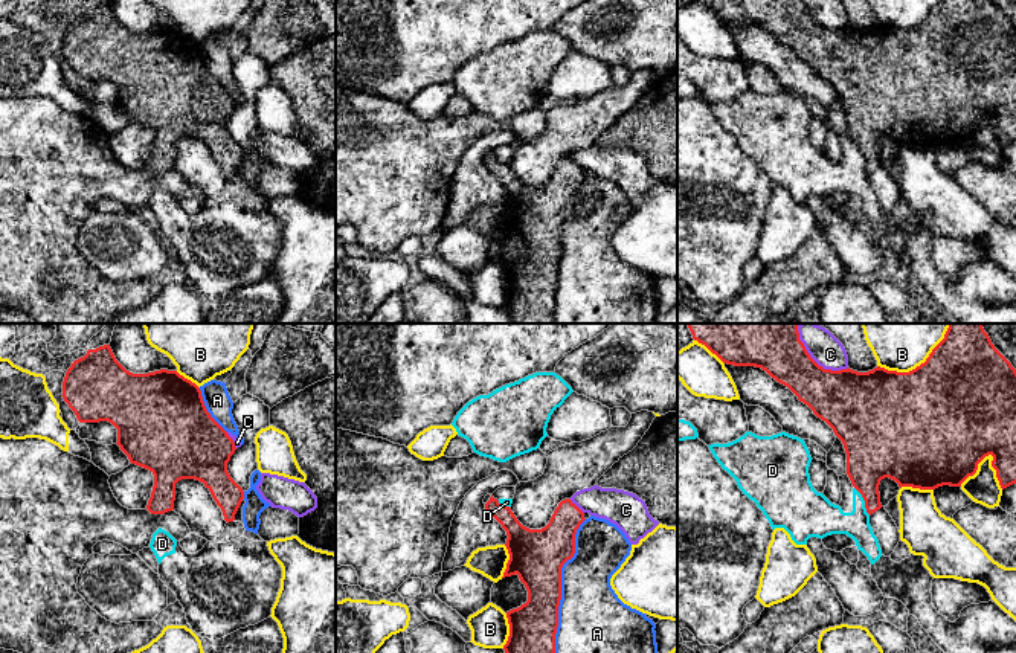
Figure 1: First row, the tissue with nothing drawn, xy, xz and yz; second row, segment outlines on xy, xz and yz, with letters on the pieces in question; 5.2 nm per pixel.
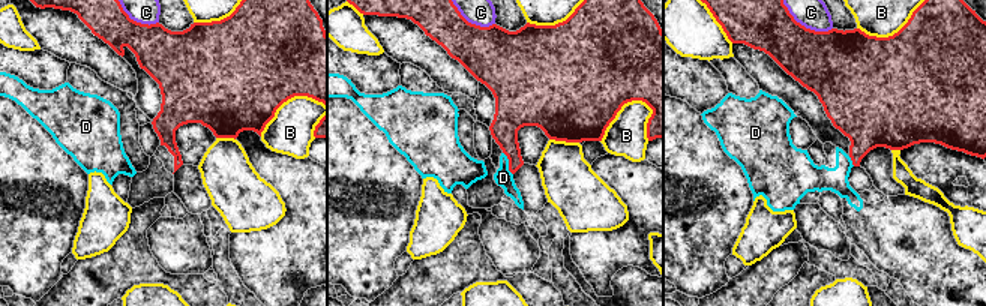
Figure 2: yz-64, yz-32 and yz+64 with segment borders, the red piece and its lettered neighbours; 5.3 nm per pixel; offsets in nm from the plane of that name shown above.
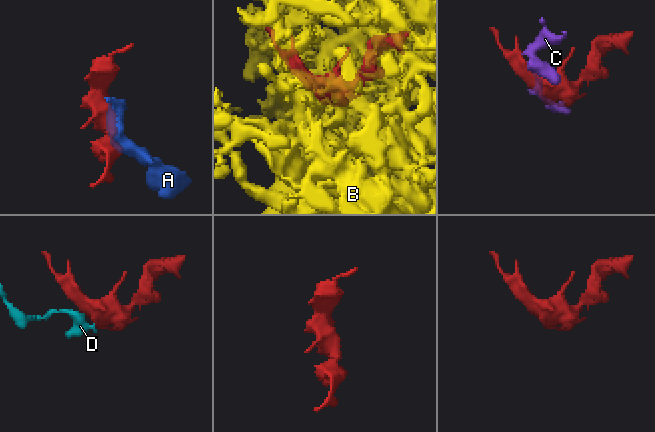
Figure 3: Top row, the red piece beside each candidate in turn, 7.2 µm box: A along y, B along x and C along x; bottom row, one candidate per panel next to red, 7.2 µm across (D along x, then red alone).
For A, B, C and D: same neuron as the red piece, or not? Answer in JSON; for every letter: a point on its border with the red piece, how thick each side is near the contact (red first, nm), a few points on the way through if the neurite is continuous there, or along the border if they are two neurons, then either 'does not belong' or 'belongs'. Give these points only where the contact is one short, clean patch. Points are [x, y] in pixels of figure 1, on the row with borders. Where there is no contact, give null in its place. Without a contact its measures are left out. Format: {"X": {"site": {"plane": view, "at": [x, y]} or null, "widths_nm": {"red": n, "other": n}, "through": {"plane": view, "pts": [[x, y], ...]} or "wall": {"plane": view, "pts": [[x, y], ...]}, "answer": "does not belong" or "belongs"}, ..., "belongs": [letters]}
{"A": {"site": {"plane": "xz", "at": [560, 586]}, "widths_nm": {"red": 280, "other": 360}, "answer": "does not belong"}, "B": {"site": {"plane": "yz", "at": [920, 365]}, "widths_nm": {"red": 500, "other": 420}, "answer": "does not belong"}, "C": {"site": {"plane": "yz", "at": [812, 359]}, "widths_nm": {"red": 320, "other": 170}, "answer": "does not belong"}, "D": {"site": {"plane": "yz", "at": [864, 499]}, "widths_nm": {"red": 280, "other": 200}, "wall": {"plane": "yz", "pts": [[855, 487], [870, 514]]}, "answer": "does not belong"}, "belongs": []}

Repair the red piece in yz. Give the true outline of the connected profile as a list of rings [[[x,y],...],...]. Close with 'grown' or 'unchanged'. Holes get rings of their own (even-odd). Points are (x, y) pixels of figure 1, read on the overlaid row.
[[[686,323],[693,339],[705,345],[723,363],[755,366],[787,386],[799,401],[825,421],[842,441],[847,453],[847,474],[862,494],[866,513],[882,508],[879,485],[889,478],[899,487],[935,490],[943,485],[961,487],[973,476],[989,455],[1001,488],[1016,484],[1016,369],[995,348],[982,323],[949,323],[944,339],[924,363],[909,372],[874,368],[857,372],[824,369],[799,340],[798,323]]]; unchanged

